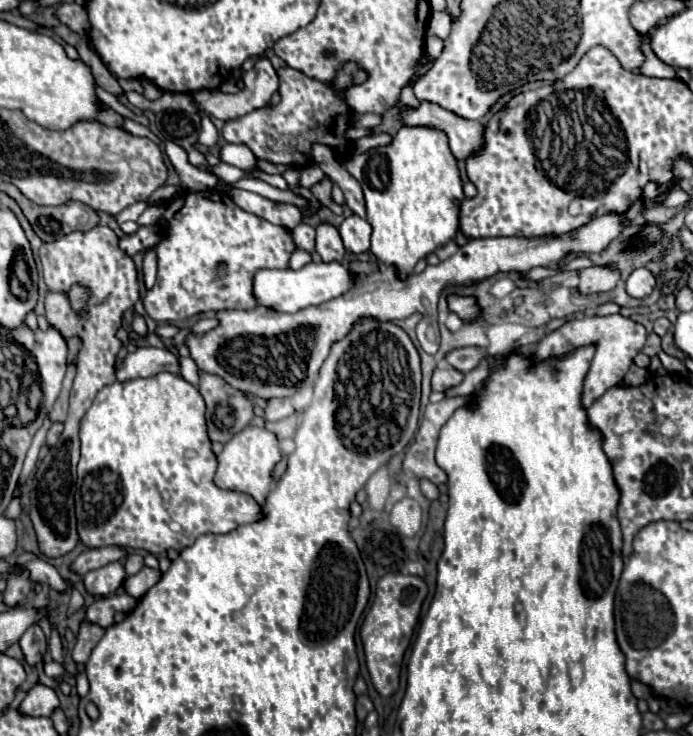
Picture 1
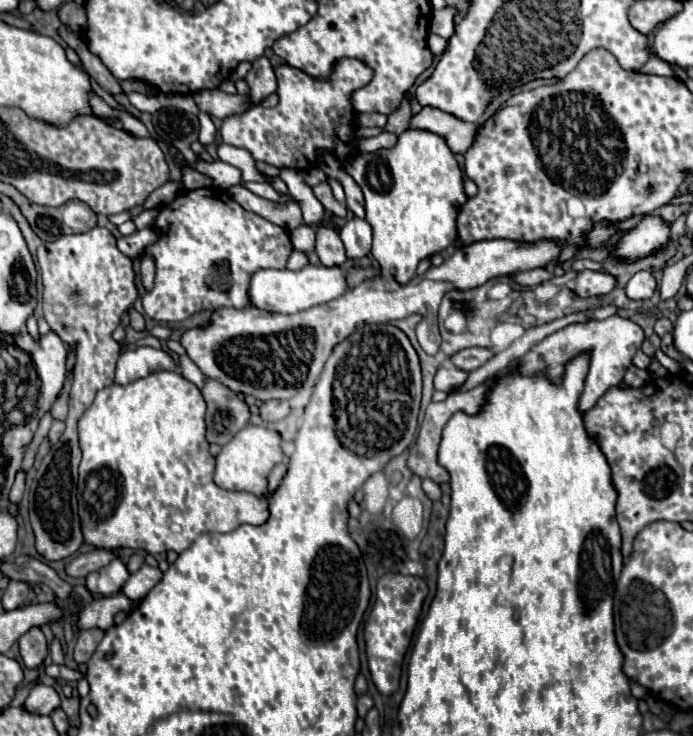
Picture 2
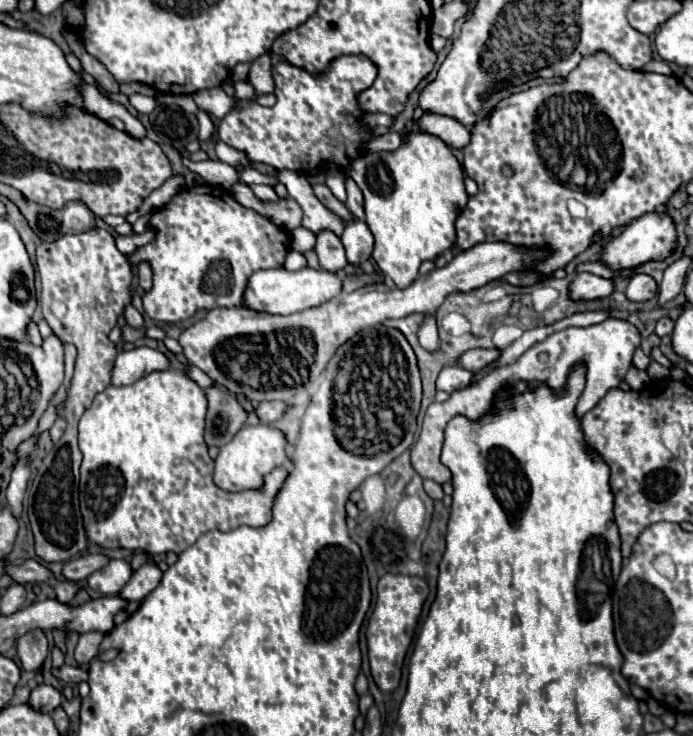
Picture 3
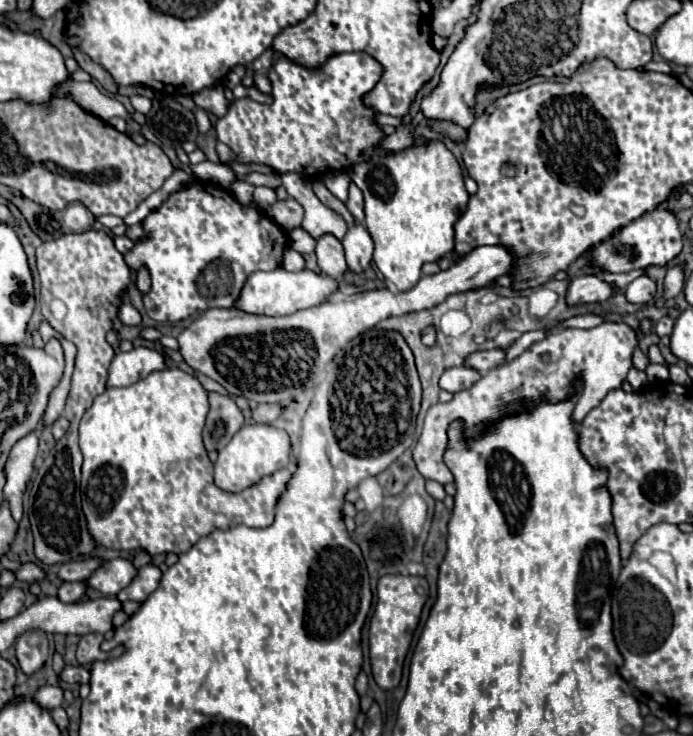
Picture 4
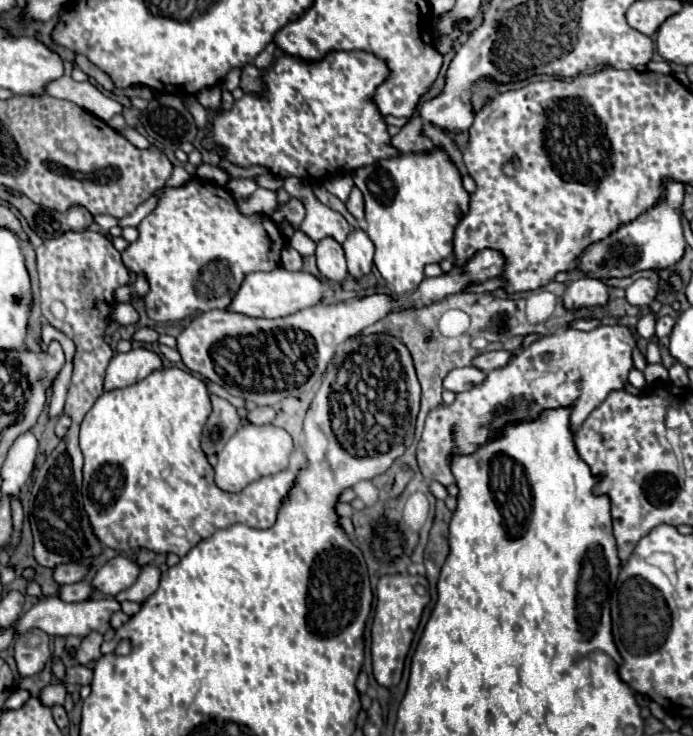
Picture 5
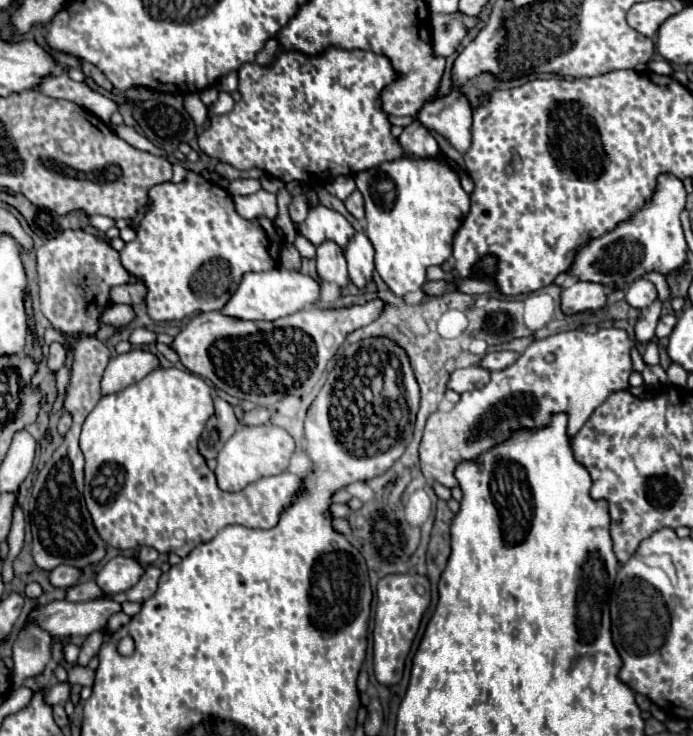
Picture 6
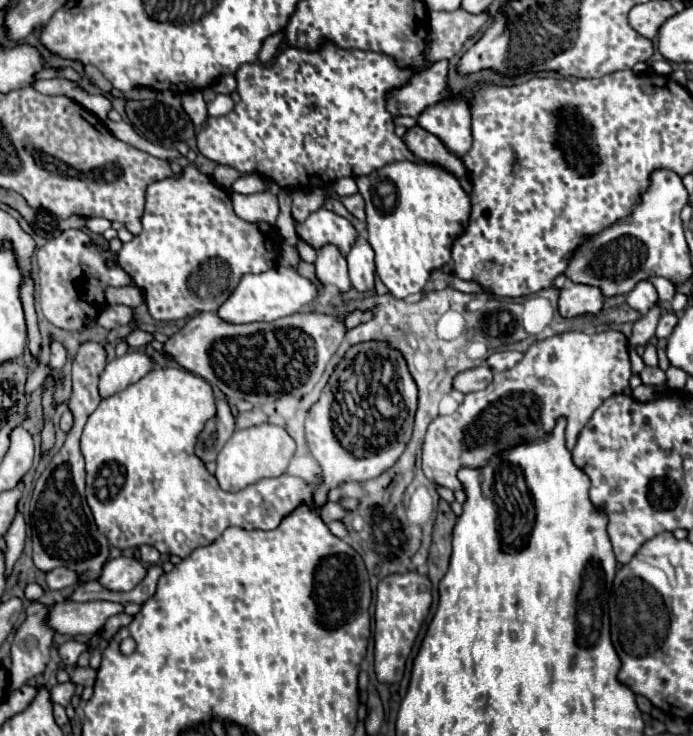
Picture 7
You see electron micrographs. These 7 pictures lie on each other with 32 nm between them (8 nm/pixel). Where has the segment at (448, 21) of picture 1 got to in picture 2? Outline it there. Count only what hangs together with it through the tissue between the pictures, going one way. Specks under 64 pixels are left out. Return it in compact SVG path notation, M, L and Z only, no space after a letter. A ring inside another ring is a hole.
M446 6L442 10L434 10L432 12L432 22L430 22L430 32L436 32L438 36L444 36L448 40L454 32L456 14L458 14L456 6Z

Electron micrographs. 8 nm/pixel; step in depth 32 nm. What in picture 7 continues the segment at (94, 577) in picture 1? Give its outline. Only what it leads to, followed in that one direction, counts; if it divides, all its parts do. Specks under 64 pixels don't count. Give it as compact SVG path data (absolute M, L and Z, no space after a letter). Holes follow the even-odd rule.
M114 558L104 566L104 572L100 576L100 584L108 590L116 592L128 592L136 588L146 576L146 566L136 558Z

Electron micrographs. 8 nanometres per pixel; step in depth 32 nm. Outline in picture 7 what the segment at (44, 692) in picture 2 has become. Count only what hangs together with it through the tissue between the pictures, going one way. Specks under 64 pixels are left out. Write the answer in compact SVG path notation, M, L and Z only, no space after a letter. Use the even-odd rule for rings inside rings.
M70 680L66 684L58 684L54 690L52 690L52 702L56 704L62 704L62 706L68 706L72 696L76 692L76 684Z

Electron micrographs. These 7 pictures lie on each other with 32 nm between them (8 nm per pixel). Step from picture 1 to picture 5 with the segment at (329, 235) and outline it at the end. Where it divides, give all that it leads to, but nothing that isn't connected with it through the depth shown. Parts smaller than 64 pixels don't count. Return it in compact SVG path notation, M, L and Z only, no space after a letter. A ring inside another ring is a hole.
M324 238L316 246L316 260L318 260L318 270L322 278L344 284L348 270L346 270L346 258L342 246L334 238Z

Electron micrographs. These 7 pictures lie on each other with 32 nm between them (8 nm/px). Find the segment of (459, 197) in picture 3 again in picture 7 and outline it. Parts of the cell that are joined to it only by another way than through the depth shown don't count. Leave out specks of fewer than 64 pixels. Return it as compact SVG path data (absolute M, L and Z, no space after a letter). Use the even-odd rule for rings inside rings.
M394 162L370 176L362 176L356 180L362 198L366 200L366 222L368 222L368 242L376 252L376 272L384 286L390 290L394 298L406 300L412 294L424 292L424 286L430 280L432 270L442 270L444 264L450 262L450 248L456 236L464 232L464 224L468 224L470 198L462 190L456 176L446 172L440 166L426 162Z

